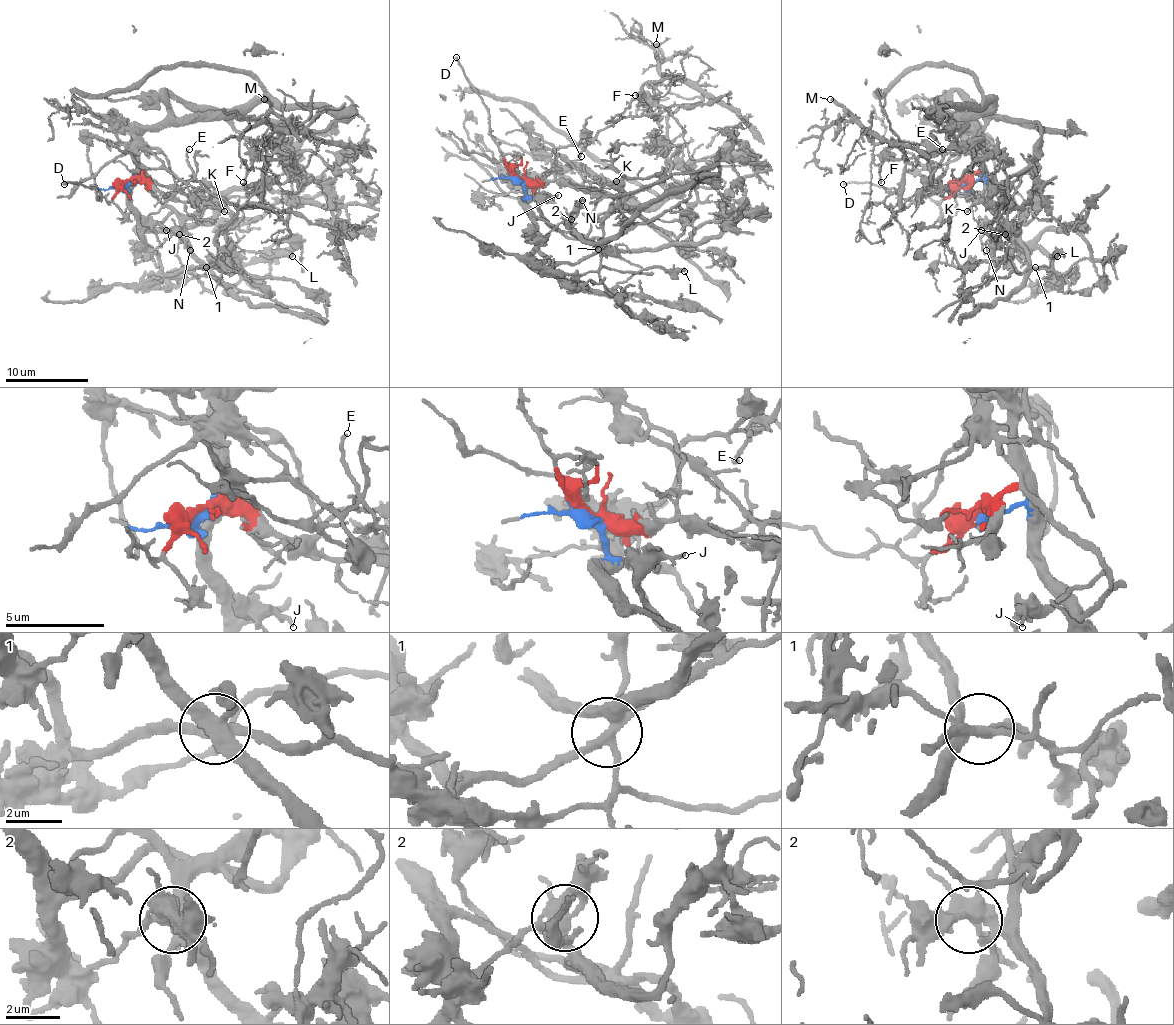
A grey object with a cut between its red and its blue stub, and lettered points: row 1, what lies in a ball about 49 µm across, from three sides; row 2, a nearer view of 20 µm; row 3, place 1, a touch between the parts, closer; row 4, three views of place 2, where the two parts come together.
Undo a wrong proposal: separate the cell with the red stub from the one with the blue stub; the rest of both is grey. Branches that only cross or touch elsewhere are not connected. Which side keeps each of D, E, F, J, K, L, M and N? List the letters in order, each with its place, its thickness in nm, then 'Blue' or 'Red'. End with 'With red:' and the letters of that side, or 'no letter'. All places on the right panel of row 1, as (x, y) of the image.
D: Place: (843, 184). Thickness 200 nm. Red
E: Place: (942, 149). Thickness 170 nm. Blue
F: Place: (881, 182). Thickness 130 nm. Blue
J: Place: (981, 230). Thickness 190 nm. Red
K: Place: (967, 211). Thickness 140 nm. Red
L: Place: (1057, 256). Thickness 500 nm. Red
M: Place: (830, 99). Thickness 280 nm. Blue
N: Place: (986, 250). Thickness 160 nm. Red
With red: D, J, K, L, N

